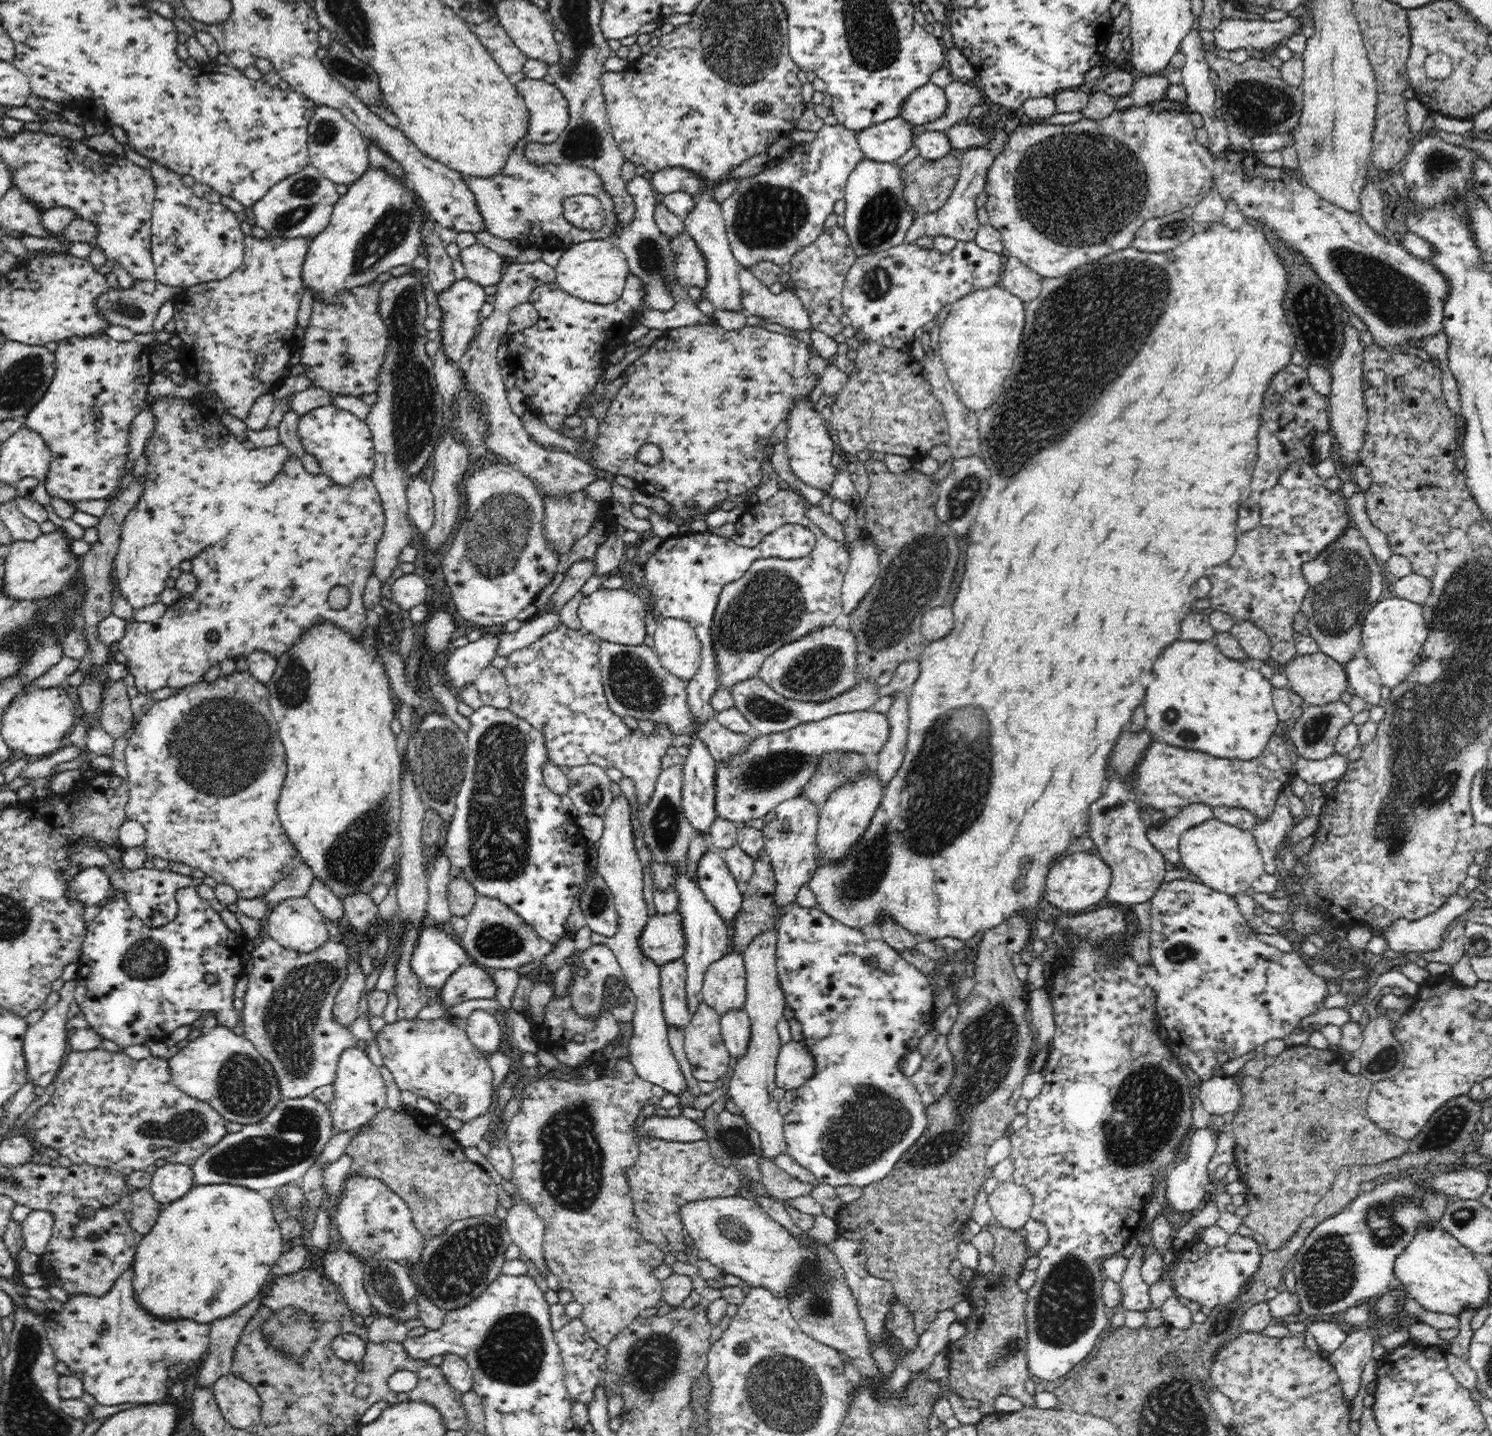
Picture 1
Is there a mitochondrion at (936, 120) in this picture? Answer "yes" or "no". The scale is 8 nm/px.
no

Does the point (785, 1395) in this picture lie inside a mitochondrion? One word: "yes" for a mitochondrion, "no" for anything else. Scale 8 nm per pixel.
yes

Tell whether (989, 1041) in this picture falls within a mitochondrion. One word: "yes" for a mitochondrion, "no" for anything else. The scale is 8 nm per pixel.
yes

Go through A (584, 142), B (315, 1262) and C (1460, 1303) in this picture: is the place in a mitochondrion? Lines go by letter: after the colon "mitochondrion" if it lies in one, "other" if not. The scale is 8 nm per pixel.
A: mitochondrion
B: other
C: other

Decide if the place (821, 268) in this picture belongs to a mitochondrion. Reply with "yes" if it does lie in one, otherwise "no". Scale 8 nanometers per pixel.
no

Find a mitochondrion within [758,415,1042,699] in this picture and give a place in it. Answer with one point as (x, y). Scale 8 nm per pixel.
(916, 574)

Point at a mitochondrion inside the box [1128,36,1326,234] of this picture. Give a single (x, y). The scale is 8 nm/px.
(1259, 106)

